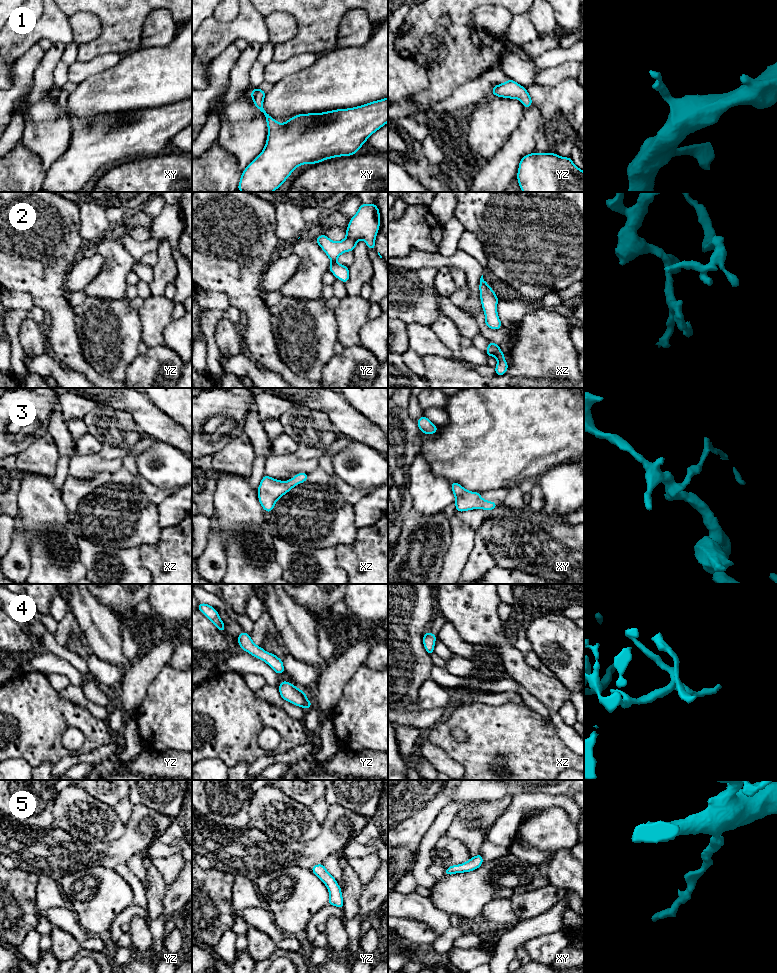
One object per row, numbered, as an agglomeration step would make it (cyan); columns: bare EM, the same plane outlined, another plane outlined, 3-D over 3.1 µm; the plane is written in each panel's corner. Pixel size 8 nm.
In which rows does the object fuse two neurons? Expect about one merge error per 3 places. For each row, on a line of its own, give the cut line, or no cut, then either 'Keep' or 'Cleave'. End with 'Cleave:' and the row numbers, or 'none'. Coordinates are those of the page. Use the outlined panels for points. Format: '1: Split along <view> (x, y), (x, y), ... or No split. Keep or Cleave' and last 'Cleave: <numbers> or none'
1: No split. Keep
2: Split along yz (346, 236), (356, 241). Cleave
3: No split. Keep
4: No split. Keep
5: No split. Keep
Cleave: 2

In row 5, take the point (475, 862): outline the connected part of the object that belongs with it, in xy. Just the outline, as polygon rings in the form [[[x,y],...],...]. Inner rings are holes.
[[[478,854],[472,857],[465,863],[459,865],[452,865],[445,870],[444,875],[452,875],[455,873],[464,873],[474,871],[483,864],[483,857],[481,854]]]

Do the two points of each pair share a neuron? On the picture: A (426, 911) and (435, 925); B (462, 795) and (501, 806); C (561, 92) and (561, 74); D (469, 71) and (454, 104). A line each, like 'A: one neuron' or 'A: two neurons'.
A: one neuron
B: two neurons
C: two neurons
D: two neurons

